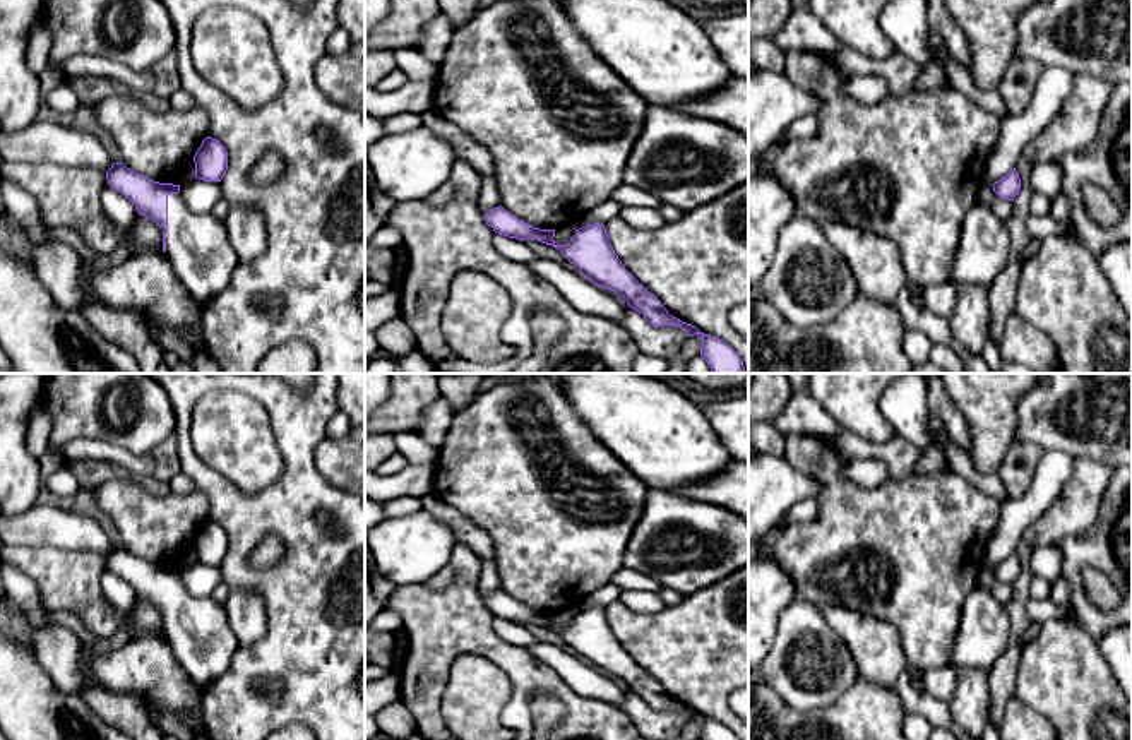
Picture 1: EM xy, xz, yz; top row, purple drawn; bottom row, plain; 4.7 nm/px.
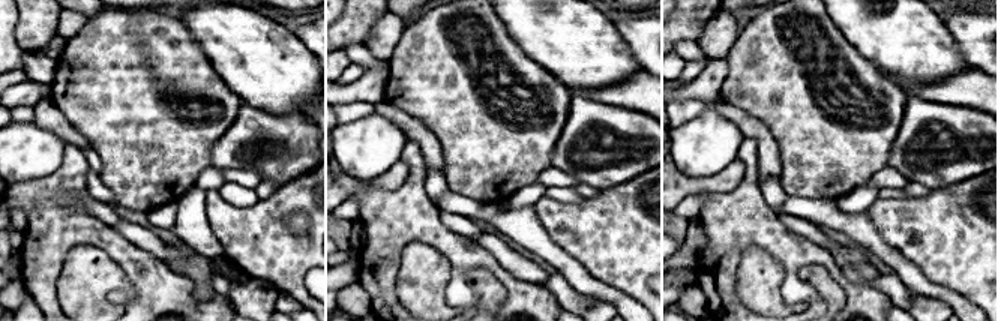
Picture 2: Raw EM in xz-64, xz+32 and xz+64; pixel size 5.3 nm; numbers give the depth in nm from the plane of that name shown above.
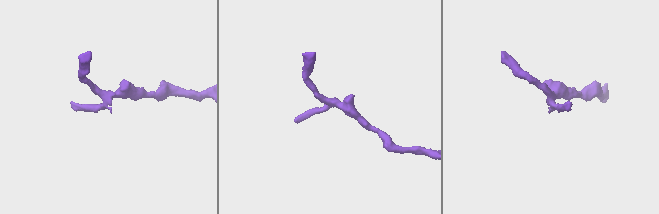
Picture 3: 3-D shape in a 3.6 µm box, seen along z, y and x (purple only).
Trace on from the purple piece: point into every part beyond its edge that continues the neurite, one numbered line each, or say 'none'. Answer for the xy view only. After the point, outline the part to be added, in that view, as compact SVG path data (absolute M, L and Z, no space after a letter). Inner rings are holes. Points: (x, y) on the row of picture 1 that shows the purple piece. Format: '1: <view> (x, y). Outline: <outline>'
1: xy (197, 245). Outline: M178 192L168 195L168 226L163 231L163 254L197 303L204 305L226 288L238 255L229 245L224 219L192 212Z

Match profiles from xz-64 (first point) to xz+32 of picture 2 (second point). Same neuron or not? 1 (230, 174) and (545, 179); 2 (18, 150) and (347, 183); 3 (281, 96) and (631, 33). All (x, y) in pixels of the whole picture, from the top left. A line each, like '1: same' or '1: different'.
1: same
2: different
3: different

